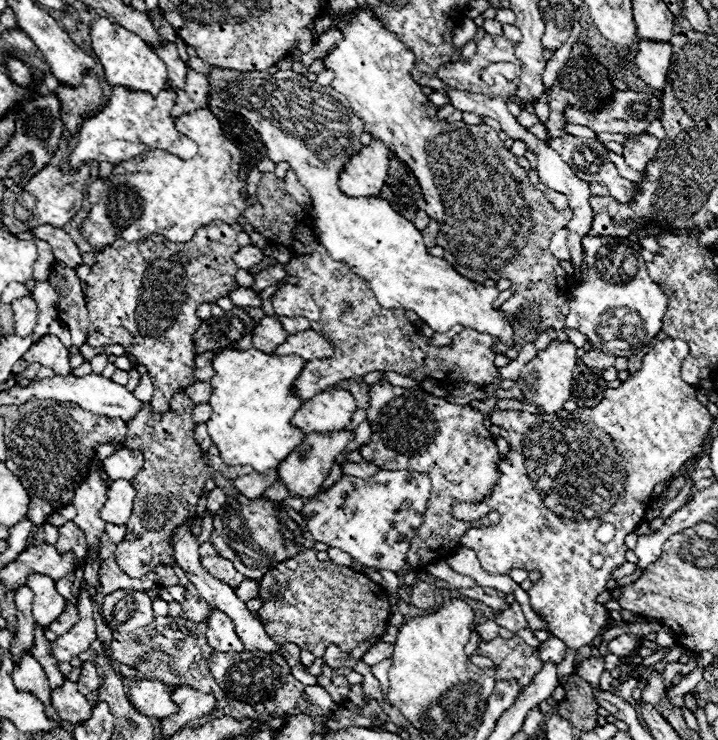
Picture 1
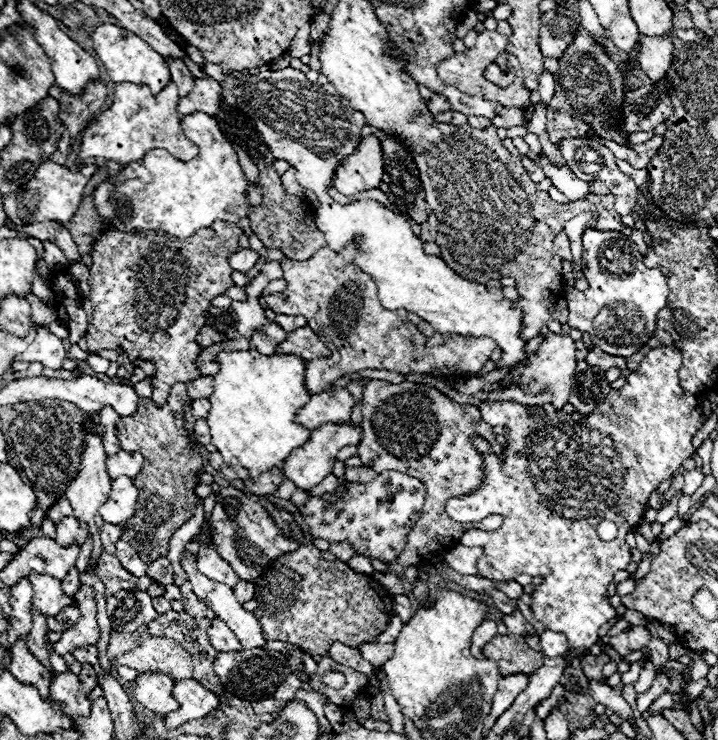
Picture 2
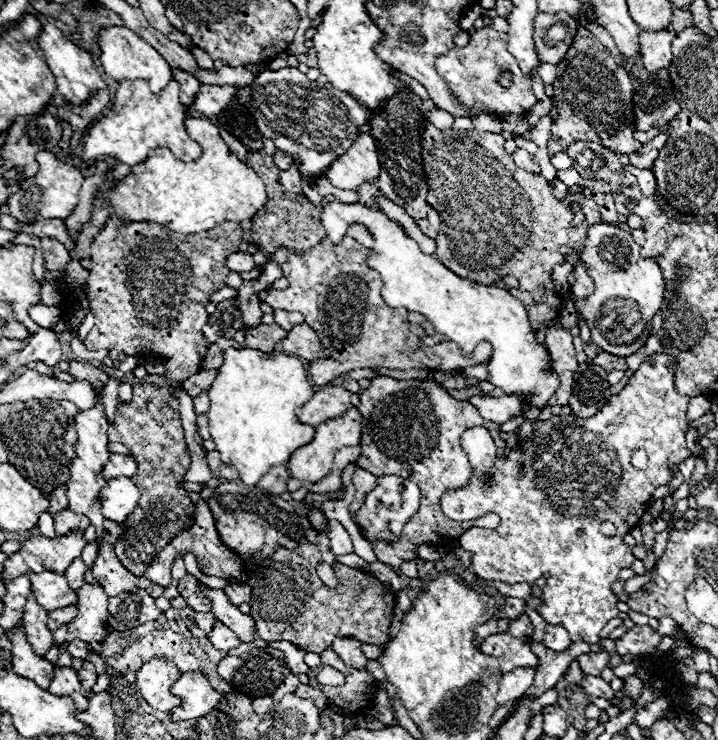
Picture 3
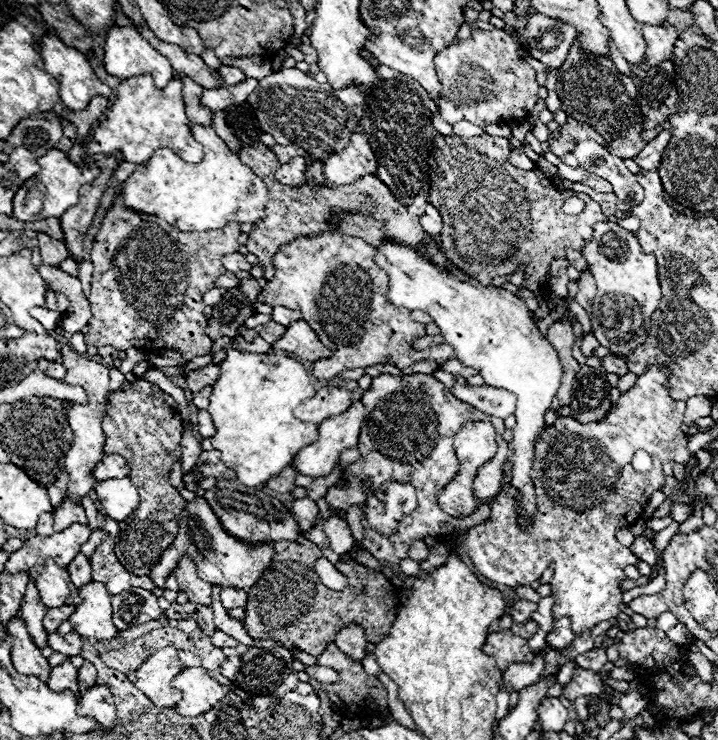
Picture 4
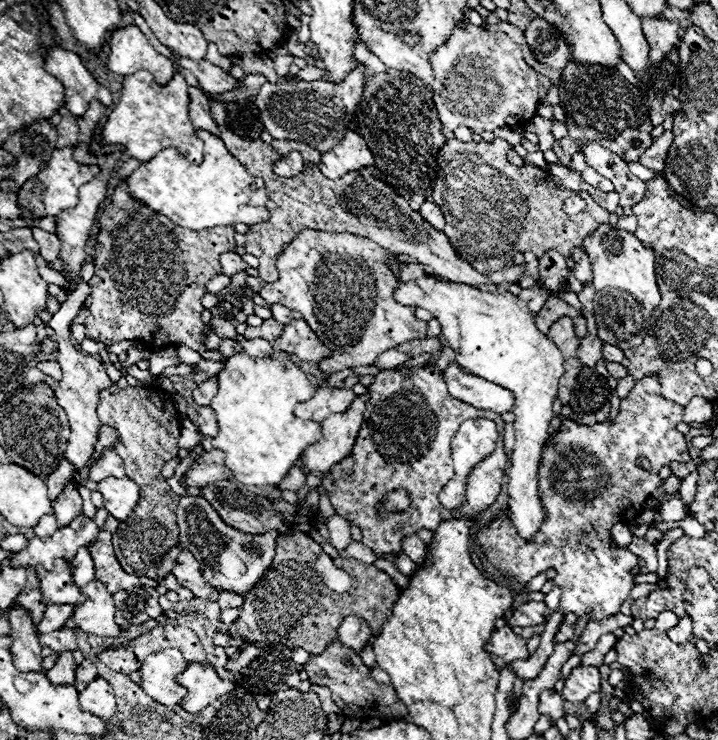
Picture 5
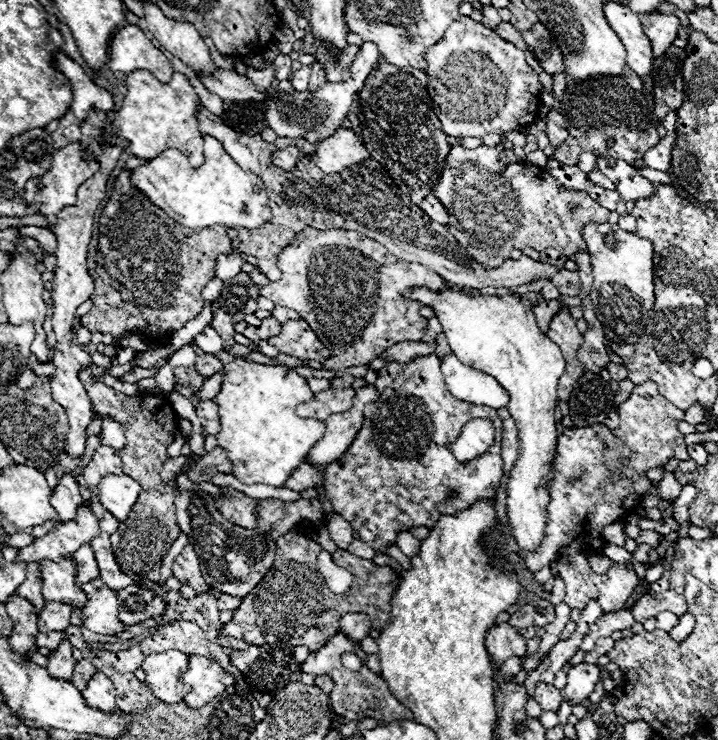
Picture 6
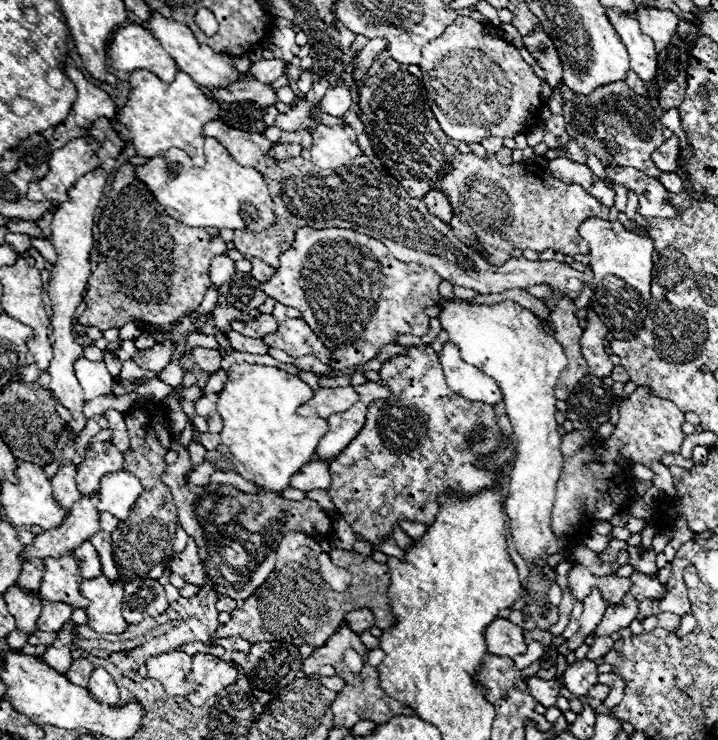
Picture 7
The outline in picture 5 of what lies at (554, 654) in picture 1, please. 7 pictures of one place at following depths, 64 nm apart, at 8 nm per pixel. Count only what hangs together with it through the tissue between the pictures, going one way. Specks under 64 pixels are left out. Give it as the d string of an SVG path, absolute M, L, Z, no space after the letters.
M572 612L566 614L566 618L564 618L564 622L562 622L562 626L560 626L558 634L556 634L556 642L566 642L568 638L572 638L574 624L576 624L576 614L572 614Z

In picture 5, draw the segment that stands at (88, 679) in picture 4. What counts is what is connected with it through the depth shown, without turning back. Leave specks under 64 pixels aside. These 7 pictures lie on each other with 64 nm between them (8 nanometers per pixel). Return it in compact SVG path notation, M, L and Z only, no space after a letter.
M92 660L80 662L80 664L76 666L76 680L74 680L76 690L82 692L82 690L88 686L88 682L92 682L92 678L96 678L96 676L98 676L98 674L96 674L96 666L92 664Z

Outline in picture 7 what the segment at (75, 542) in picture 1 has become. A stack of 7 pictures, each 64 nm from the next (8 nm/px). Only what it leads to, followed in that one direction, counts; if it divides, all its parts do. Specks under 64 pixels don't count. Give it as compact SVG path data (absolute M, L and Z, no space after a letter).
M68 462L68 464L60 466L52 478L52 486L56 490L56 500L60 502L60 506L64 506L66 512L70 512L72 504L80 498L74 474L76 474L76 466Z

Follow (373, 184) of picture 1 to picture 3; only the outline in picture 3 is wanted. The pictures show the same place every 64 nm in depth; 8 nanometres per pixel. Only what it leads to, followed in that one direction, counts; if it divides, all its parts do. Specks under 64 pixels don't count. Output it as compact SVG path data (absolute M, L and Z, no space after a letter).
M358 134L350 150L338 156L326 170L326 178L340 190L354 190L366 180L376 180L378 174L380 160L370 134Z

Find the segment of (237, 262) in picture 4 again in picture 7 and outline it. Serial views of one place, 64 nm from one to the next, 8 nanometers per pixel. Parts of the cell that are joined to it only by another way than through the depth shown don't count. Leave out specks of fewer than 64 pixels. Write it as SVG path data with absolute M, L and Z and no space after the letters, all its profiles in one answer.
M226 254L216 256L216 258L212 258L208 272L210 272L210 286L214 286L218 290L236 272L234 270L234 260L230 260Z

